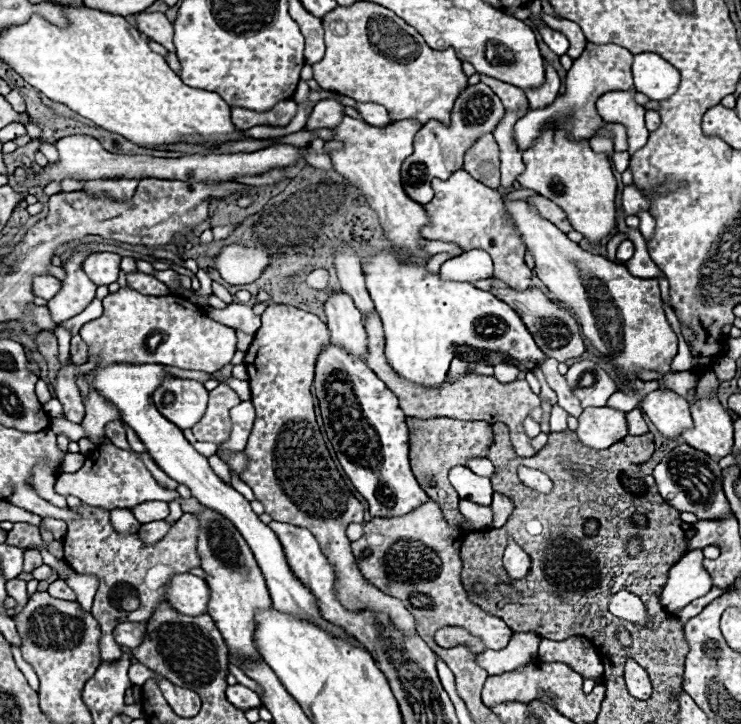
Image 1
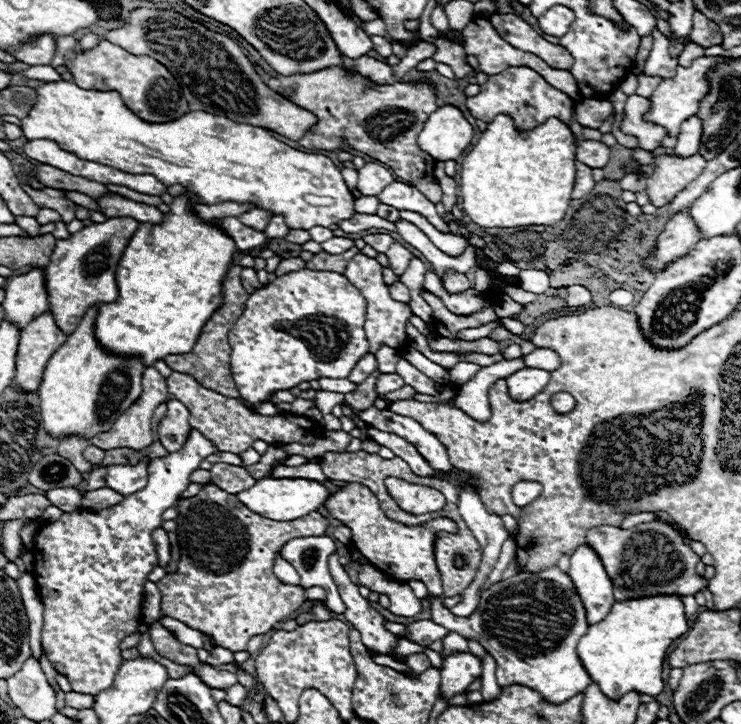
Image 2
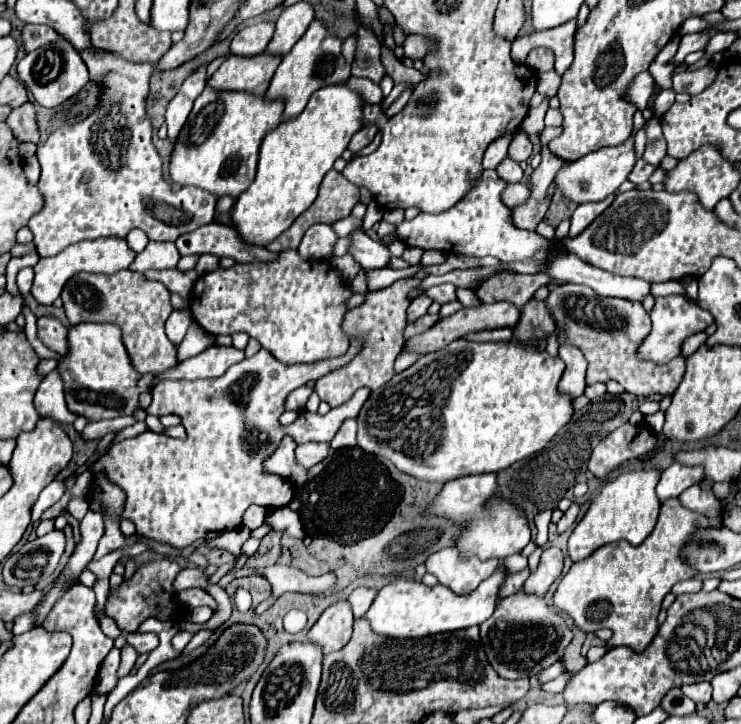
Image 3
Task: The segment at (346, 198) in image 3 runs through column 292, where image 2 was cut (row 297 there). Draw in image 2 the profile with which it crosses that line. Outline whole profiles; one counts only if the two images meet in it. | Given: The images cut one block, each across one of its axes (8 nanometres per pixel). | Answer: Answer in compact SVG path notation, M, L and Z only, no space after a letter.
M234 266L228 270L226 278L222 280L222 306L218 308L218 312L212 314L212 320L208 320L208 324L204 324L204 332L200 332L200 340L196 342L196 348L184 356L166 356L164 362L174 370L174 372L182 372L182 374L190 374L192 378L196 378L196 382L200 382L204 388L210 388L214 392L220 392L222 396L230 396L230 398L238 398L238 390L236 384L232 380L232 372L230 372L230 344L228 344L228 332L232 328L232 324L236 324L238 316L242 316L244 308L246 308L246 300L248 300L248 292L242 288L240 282L240 268L242 266Z

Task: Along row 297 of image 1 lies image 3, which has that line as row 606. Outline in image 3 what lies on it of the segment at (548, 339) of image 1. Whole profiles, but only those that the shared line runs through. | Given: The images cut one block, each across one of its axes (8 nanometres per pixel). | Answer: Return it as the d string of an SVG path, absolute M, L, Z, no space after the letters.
M522 590L518 594L498 600L492 618L480 624L480 640L492 668L502 678L516 680L552 666L564 652L566 644L572 640L572 630L564 616L552 612L546 606L542 596L526 594Z

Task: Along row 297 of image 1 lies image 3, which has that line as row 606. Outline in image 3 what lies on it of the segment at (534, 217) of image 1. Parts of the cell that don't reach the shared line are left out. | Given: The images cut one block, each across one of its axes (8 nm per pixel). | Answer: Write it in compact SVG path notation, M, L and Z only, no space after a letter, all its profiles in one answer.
M678 498L666 500L652 534L640 546L632 546L624 540L612 542L572 564L554 592L554 610L568 616L586 634L610 628L614 636L610 638L608 648L626 644L636 652L642 652L658 632L662 598L676 582L688 580L696 574L680 560L680 548L696 526L720 526L720 522L684 508Z

